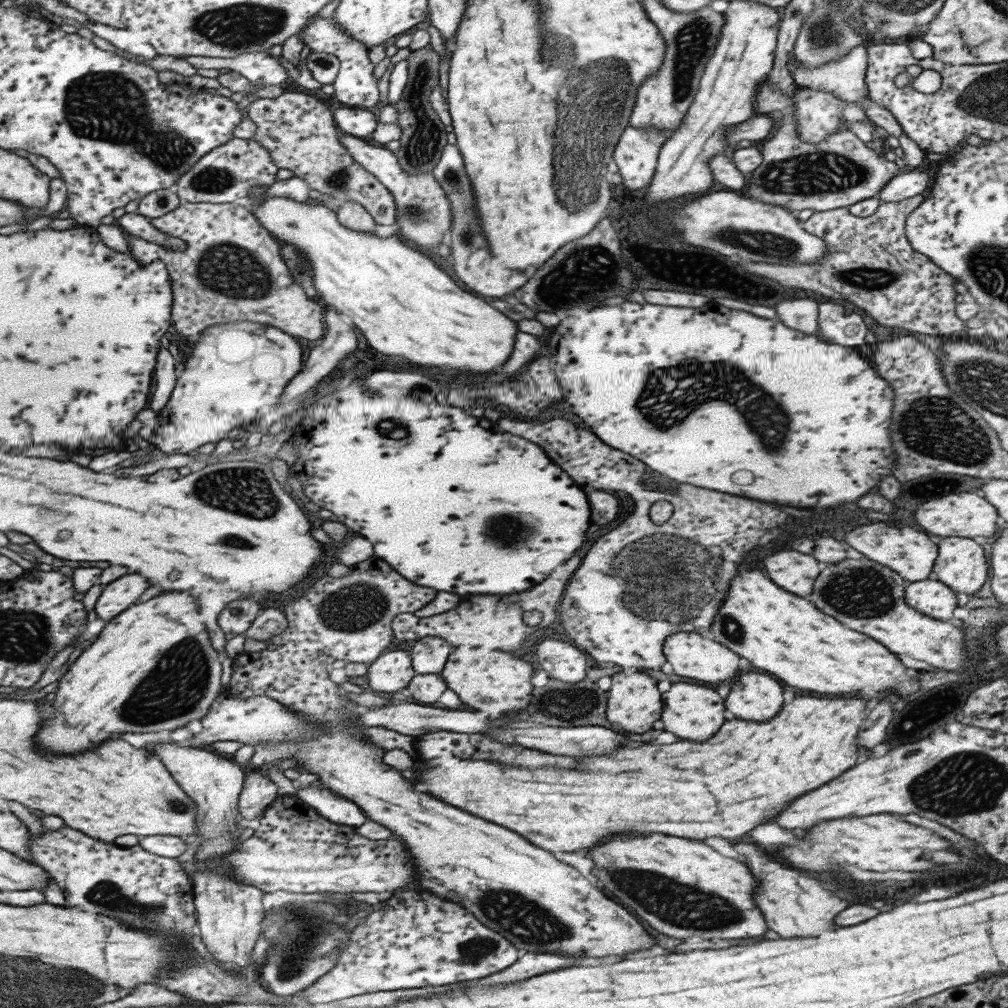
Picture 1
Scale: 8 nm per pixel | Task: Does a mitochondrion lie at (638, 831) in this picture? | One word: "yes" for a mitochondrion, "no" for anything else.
no

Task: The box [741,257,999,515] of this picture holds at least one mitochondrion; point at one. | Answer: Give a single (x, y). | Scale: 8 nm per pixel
(937, 427)

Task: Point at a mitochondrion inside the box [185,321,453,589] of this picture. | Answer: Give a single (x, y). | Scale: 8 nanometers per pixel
(242, 490)

